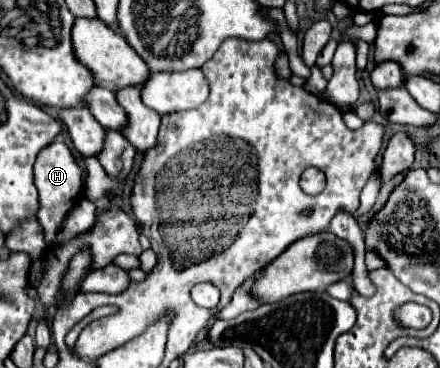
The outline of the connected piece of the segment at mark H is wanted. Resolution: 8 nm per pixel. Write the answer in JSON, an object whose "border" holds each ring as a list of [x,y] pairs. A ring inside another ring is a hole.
{"border":[[[55,141],[49,147],[45,147],[35,161],[35,187],[39,189],[39,225],[43,227],[45,245],[57,245],[57,231],[61,227],[61,221],[75,205],[77,197],[81,197],[83,191],[83,169],[71,155],[69,147],[63,141]]]}

